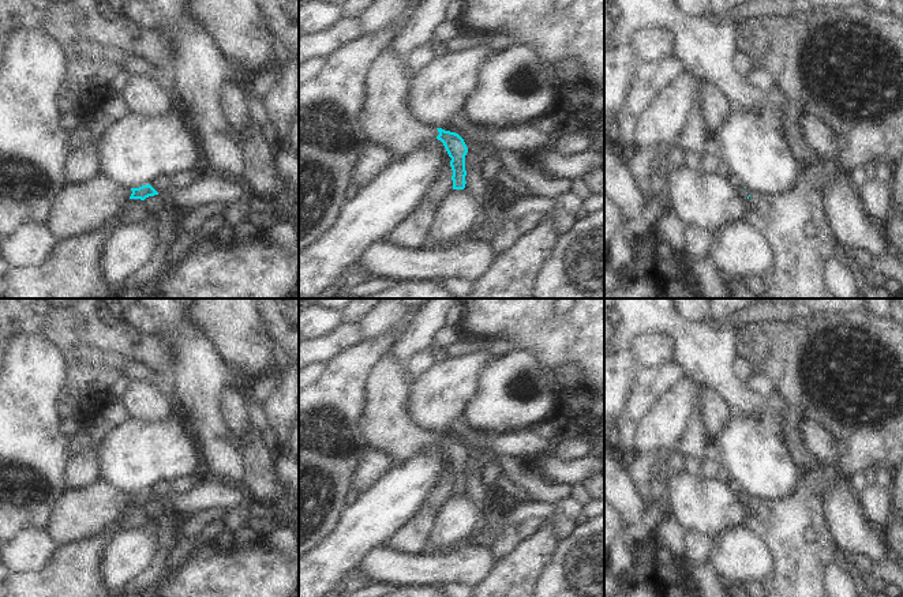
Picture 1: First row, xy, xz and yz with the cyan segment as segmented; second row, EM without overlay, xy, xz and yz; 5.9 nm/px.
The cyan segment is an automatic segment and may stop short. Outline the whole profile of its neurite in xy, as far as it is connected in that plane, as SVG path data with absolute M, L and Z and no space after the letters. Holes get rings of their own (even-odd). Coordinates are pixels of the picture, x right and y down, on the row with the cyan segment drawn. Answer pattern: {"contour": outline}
{"contour": "M98 173L80 184L63 184L46 222L57 240L76 237L112 224L120 224L119 213L130 199L145 200L158 195L150 185L125 189Z"}

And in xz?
{"contour": "M391 42L378 55L366 76L366 101L359 117L368 143L389 147L396 157L404 157L431 138L441 140L452 158L453 189L465 188L464 139L450 131L434 128L416 120L408 106L411 85L406 55L398 55Z"}

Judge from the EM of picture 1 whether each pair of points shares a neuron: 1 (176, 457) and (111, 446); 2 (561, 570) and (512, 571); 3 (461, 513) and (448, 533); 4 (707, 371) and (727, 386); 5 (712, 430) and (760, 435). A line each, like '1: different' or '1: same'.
1: same
2: different
3: same
4: same
5: different

